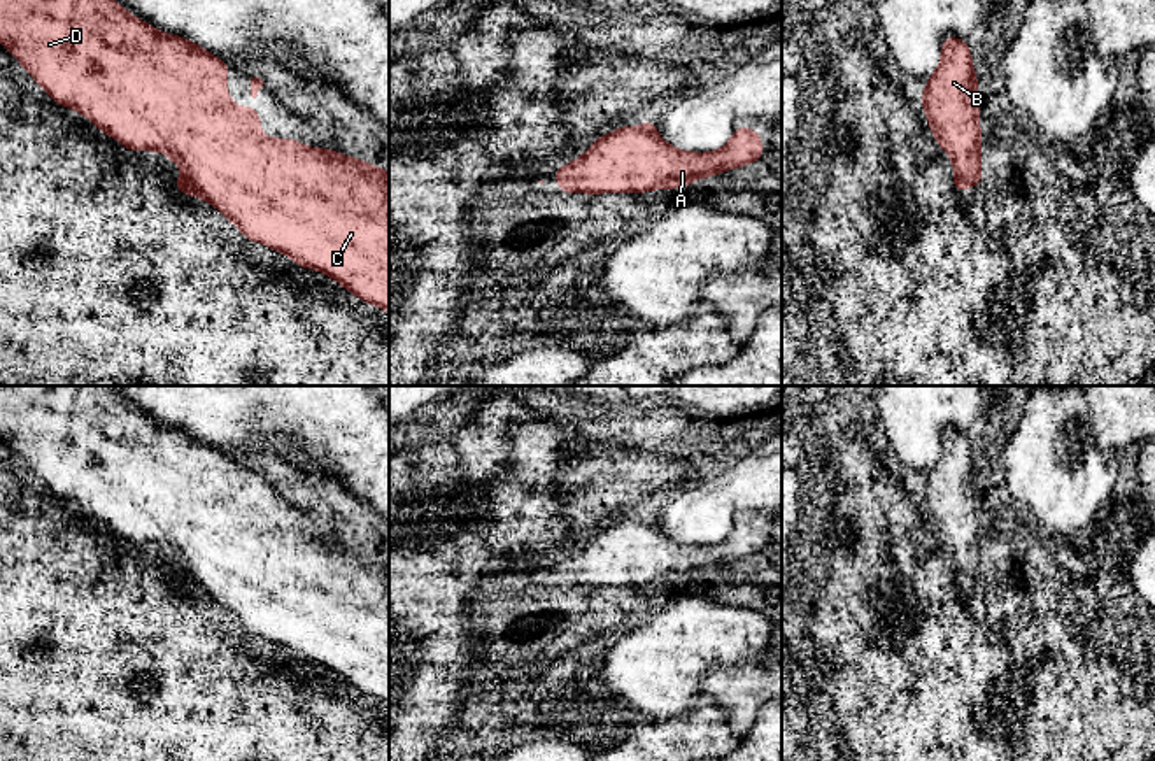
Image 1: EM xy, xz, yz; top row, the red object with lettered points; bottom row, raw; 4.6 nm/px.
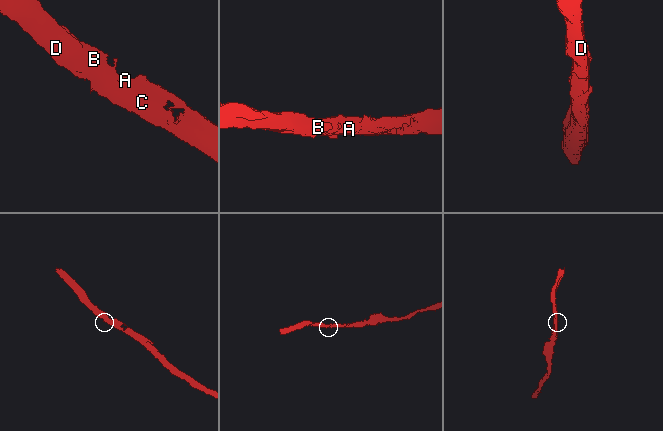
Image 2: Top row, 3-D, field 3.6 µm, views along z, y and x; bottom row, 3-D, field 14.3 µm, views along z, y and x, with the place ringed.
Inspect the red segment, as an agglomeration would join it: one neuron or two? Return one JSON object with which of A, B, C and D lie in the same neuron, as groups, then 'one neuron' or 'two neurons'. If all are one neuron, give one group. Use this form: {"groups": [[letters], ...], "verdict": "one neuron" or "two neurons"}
{"groups": [["A", "B", "C", "D"]], "verdict": "one neuron"}

